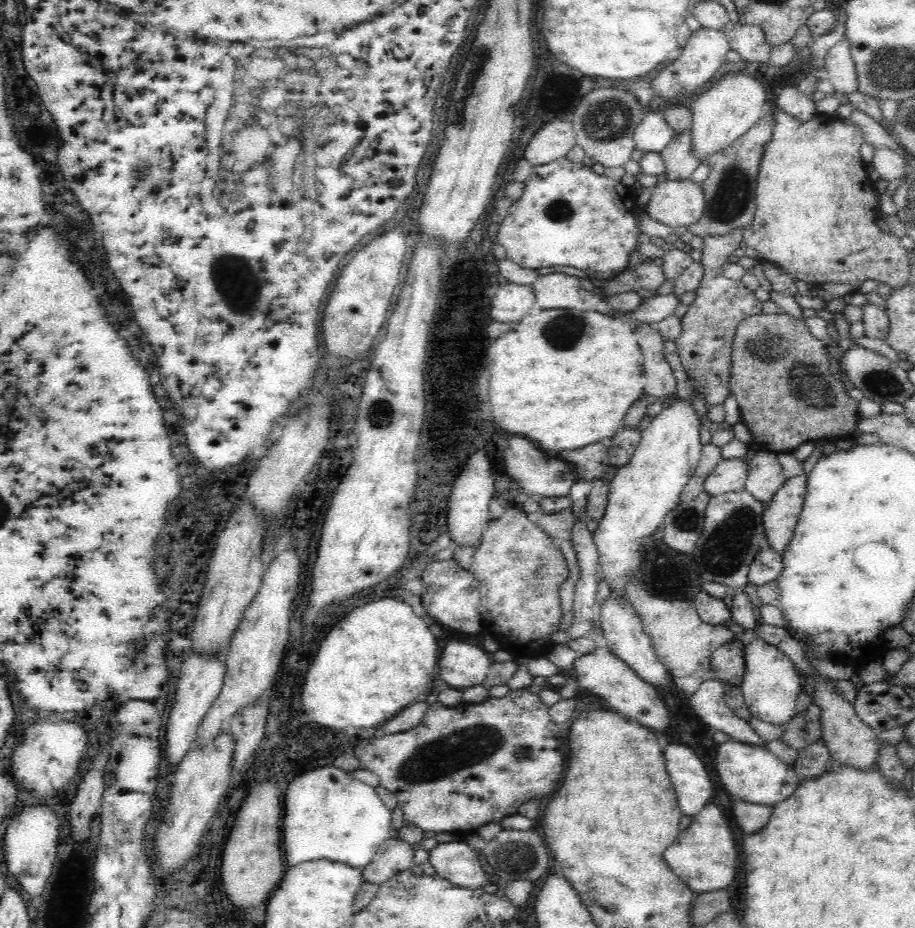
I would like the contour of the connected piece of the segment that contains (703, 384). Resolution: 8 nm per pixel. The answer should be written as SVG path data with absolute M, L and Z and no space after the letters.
M736 228L722 236L703 237L701 263L705 271L695 290L697 297L681 318L680 336L674 340L688 379L696 381L698 393L710 405L723 403L730 394L728 382L732 368L732 341L738 324L762 312L763 302L754 297L754 292L744 283L732 281L722 273L723 266L733 259L734 250L742 247L744 231Z

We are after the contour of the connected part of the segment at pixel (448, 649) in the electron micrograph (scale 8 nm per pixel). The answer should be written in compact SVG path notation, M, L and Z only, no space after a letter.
M448 642L438 660L438 674L454 688L470 688L483 684L492 660L480 644Z

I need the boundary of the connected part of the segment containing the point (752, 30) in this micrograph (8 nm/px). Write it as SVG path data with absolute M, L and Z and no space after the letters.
M737 23L726 35L729 49L740 54L742 64L746 62L760 66L768 62L772 48L766 42L764 31L760 27Z

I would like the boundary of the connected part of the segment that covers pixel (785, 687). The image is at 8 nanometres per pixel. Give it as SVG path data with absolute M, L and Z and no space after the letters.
M751 637L744 646L745 672L742 694L752 717L770 724L784 724L794 716L796 700L801 691L802 675L794 663L778 647L764 639Z

